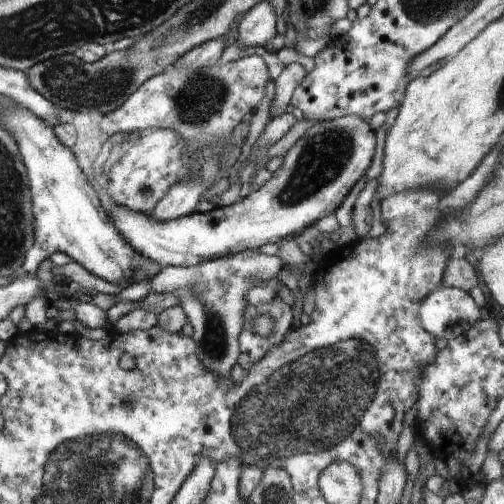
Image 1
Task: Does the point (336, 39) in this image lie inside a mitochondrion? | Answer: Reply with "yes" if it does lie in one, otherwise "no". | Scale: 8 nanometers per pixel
no

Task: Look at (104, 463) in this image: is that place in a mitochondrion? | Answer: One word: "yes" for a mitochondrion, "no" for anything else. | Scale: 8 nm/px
yes

